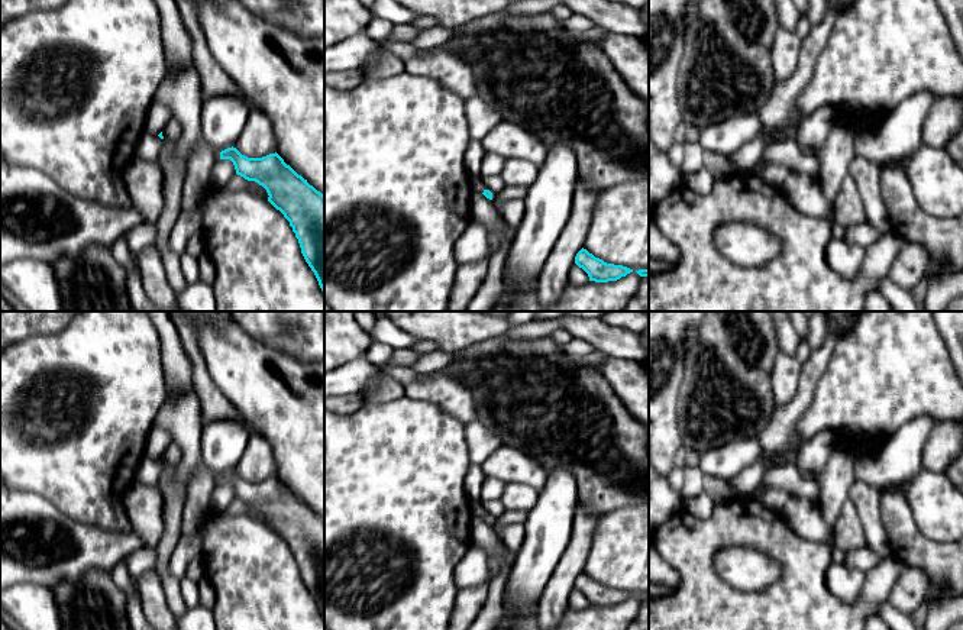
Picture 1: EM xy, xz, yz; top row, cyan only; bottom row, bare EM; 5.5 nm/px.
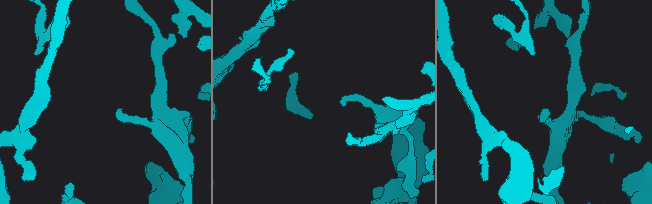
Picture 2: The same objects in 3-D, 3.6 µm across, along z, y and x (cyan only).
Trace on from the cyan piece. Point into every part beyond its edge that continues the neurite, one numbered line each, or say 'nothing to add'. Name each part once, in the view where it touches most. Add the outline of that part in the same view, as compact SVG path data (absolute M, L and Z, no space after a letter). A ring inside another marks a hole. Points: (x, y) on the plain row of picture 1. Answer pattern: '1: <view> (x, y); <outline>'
nothing to add

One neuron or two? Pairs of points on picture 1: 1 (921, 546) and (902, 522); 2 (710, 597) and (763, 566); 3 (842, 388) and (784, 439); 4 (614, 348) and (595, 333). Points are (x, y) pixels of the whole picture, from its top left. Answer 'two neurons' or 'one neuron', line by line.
1: one neuron
2: two neurons
3: two neurons
4: one neuron

